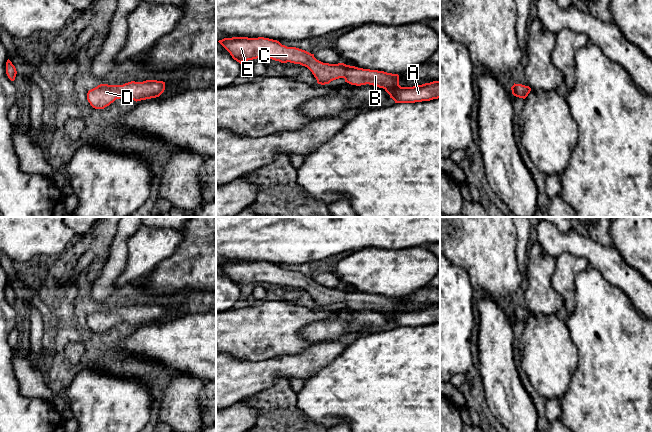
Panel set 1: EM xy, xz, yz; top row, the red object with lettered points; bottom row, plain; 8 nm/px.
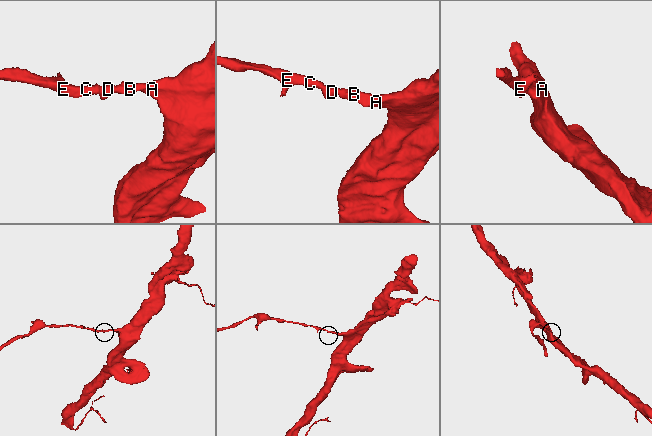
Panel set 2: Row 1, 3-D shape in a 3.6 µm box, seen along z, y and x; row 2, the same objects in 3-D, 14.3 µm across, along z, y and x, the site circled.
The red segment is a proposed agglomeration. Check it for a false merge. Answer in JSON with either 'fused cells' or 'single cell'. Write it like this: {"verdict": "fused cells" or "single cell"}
{"verdict": "single cell"}

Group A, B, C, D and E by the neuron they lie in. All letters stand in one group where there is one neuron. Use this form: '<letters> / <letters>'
A B C D E

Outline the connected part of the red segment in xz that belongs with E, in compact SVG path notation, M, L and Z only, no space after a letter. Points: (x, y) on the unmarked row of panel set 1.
M232 261L218 265L240 288L257 282L266 282L281 287L294 287L307 291L318 308L344 302L345 306L361 310L373 309L383 312L395 327L415 327L440 322L440 305L433 305L413 311L401 311L399 299L384 295L370 294L346 289L344 287L323 287L305 274L287 271L279 265L258 261Z

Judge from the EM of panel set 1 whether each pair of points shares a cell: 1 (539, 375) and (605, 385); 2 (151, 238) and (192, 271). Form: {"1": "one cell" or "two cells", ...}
{"1": "two cells", "2": "two cells"}

